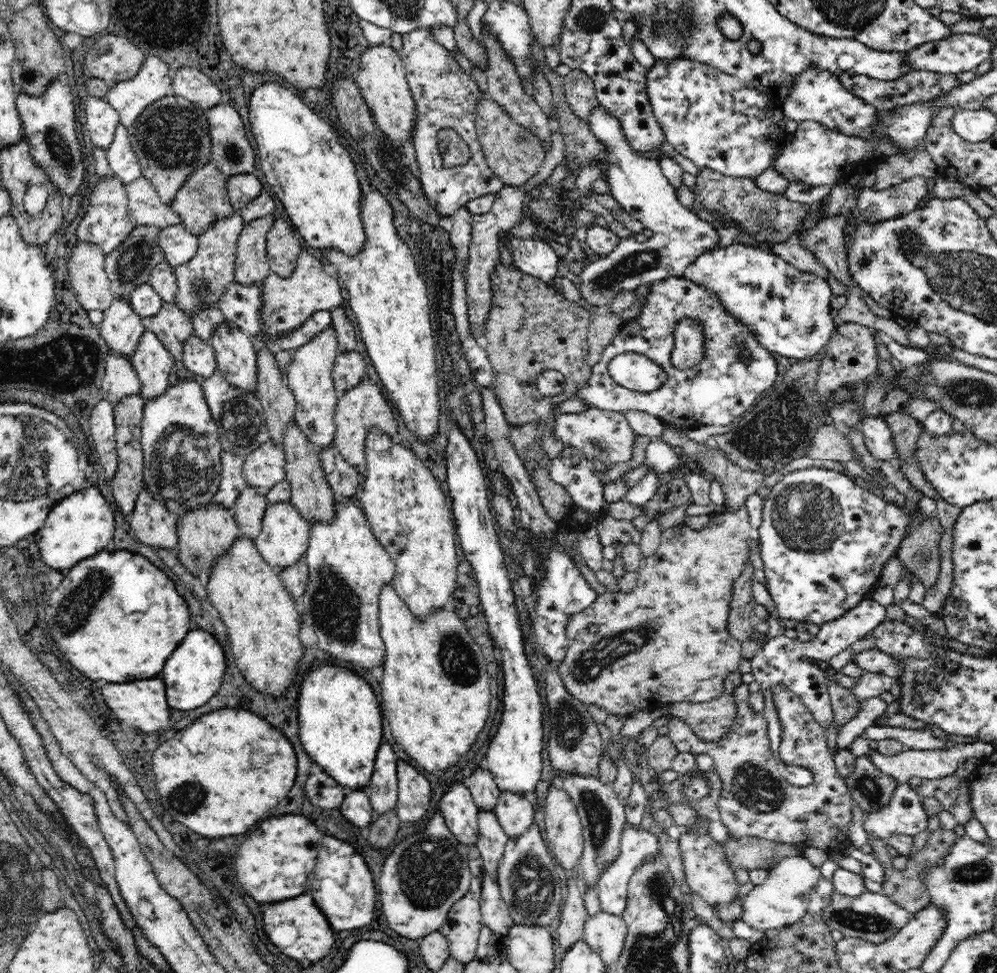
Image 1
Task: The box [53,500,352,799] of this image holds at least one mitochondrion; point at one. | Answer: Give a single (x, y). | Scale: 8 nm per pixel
(85, 597)

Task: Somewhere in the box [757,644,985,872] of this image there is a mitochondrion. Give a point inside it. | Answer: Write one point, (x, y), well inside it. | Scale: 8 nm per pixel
(868, 786)

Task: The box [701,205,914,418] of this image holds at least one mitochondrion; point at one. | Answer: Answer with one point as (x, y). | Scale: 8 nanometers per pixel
(739, 347)

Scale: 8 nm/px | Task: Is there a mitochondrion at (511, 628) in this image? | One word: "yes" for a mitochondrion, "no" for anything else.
no

